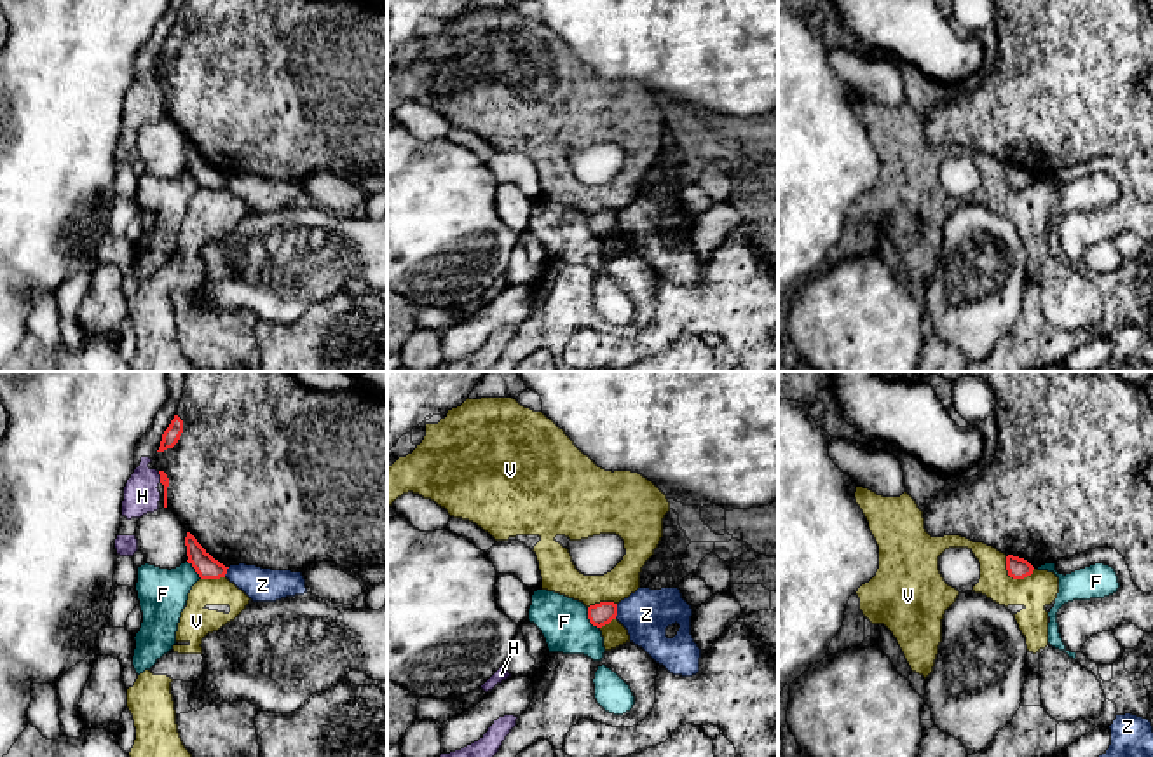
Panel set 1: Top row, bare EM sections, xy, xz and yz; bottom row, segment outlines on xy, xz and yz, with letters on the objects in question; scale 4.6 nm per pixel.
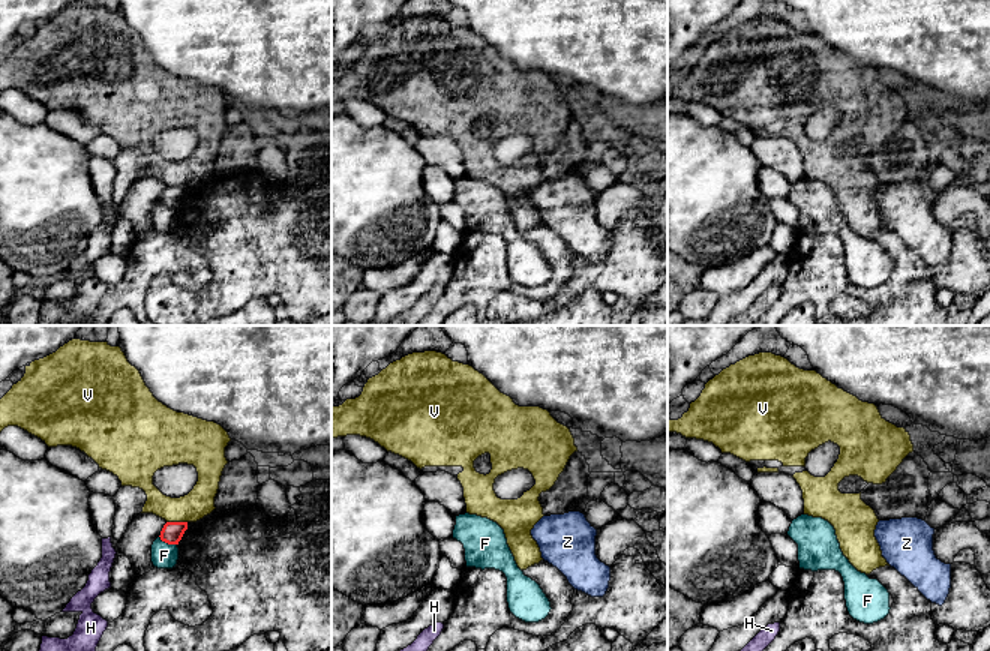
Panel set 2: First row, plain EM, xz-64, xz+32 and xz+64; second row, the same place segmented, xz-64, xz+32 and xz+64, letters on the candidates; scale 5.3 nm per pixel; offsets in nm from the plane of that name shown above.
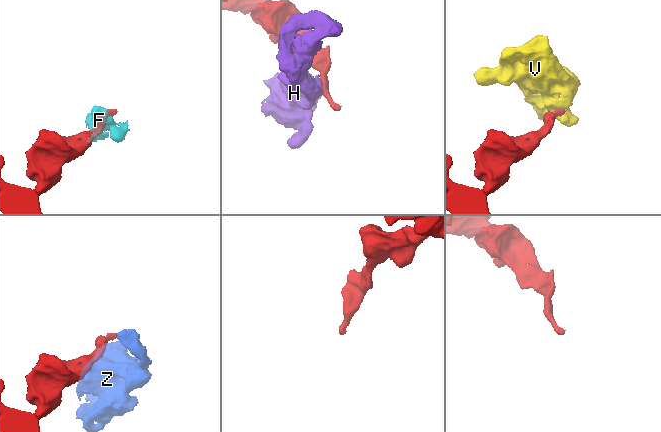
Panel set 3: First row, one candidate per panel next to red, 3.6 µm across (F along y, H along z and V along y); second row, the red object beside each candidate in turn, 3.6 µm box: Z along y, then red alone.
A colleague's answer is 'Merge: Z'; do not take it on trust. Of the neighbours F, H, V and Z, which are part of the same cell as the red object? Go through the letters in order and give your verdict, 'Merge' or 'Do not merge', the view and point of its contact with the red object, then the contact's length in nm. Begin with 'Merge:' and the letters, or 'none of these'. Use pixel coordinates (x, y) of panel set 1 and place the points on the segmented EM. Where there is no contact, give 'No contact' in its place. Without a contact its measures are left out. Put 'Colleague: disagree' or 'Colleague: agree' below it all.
Merge: none of these
F: Do not merge. Touches red at xz (588, 618). Shared border 120 nm
H: Do not merge. Touches red at xy (161, 477). Shared border 60 nm
V: Do not merge. Touches red at yz (1014, 578). Shared border 160 nm
Z: Do not merge. Touches red at xz (616, 611). Shared border 70 nm
Colleague: disagree

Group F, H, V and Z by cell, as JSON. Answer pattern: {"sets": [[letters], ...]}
{"sets": [["F"], ["H"], ["V"], ["Z"]]}

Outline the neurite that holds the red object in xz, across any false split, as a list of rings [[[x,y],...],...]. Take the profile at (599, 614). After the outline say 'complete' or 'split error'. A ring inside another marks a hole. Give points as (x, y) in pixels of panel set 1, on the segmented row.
[[[600,602],[588,607],[588,619],[593,626],[602,628],[617,616],[617,604]]]; complete

